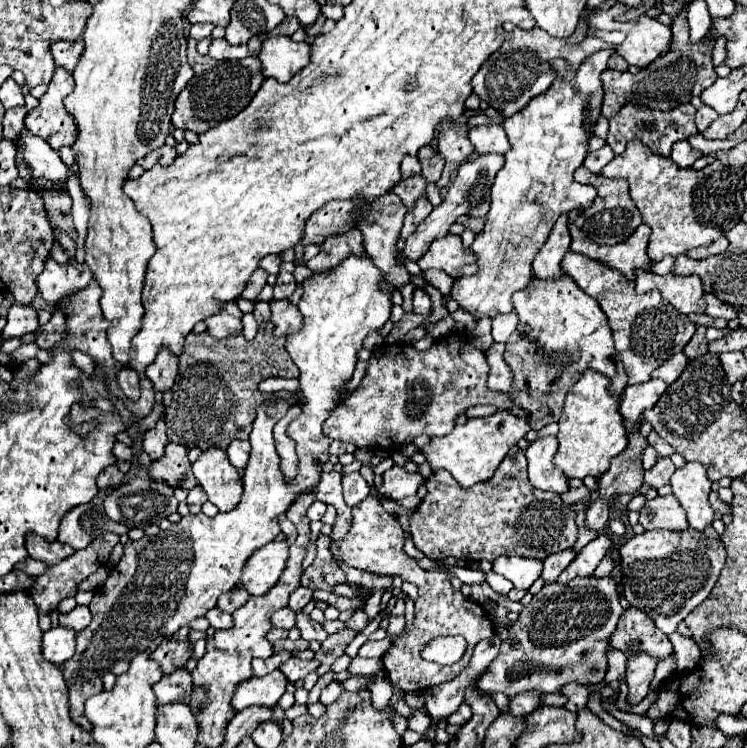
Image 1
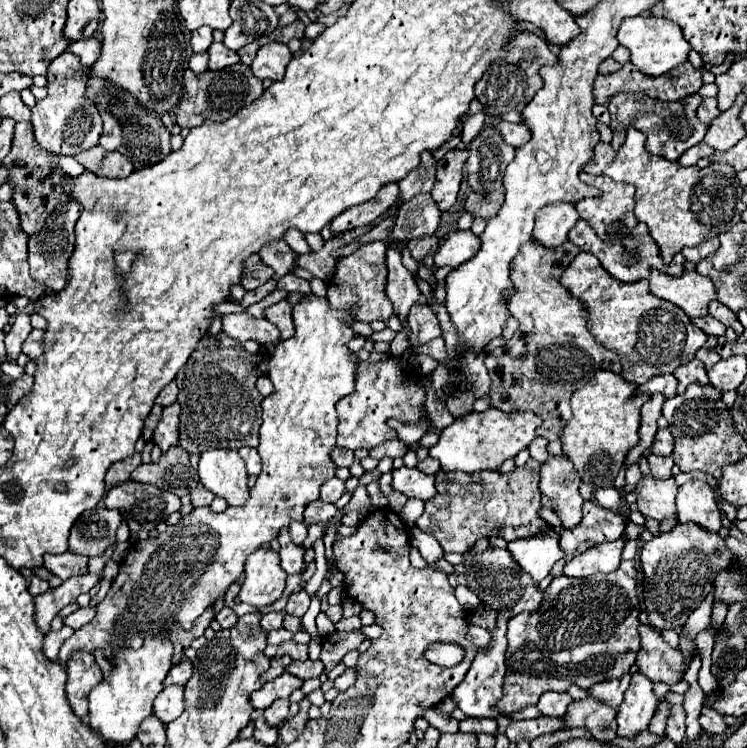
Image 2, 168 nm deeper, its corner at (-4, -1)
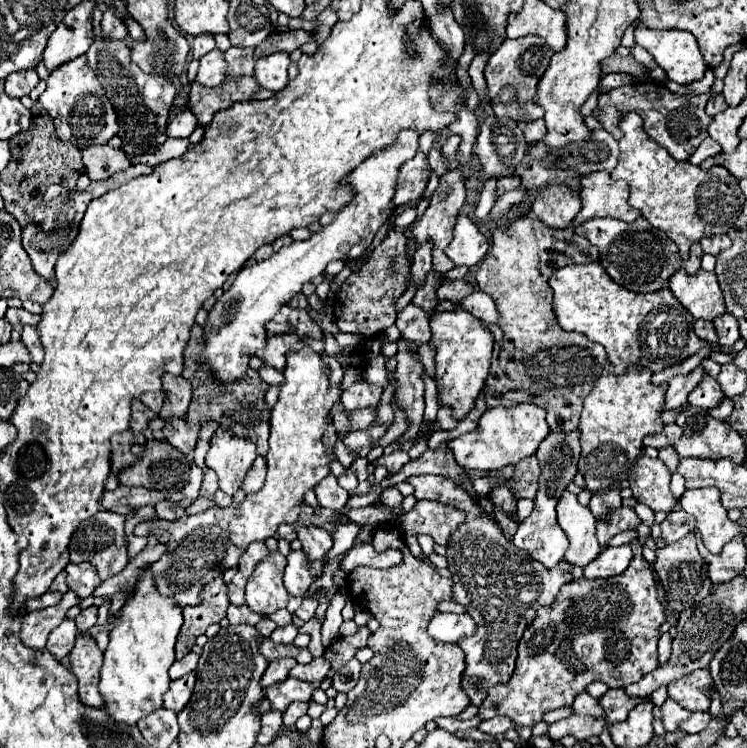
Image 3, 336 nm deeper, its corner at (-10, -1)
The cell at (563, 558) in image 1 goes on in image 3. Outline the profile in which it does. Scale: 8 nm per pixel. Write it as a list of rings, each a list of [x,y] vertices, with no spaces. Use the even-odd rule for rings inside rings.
[[[608,491],[608,493],[594,493],[592,499],[590,499],[590,511],[594,513],[594,517],[598,521],[602,521],[608,511],[614,511],[622,505],[622,499],[620,499],[620,493],[618,491]]]

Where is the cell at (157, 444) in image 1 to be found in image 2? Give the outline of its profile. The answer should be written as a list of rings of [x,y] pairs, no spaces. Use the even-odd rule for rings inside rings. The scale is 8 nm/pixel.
[[[172,403],[164,407],[162,419],[154,429],[154,441],[160,445],[162,451],[170,449],[172,445],[178,445],[178,427],[180,427],[180,403]]]

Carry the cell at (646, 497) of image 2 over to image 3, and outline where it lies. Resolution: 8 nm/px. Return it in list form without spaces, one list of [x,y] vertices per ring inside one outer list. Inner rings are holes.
[[[638,457],[628,477],[634,499],[648,505],[652,511],[672,511],[678,499],[670,491],[670,471],[660,459]]]

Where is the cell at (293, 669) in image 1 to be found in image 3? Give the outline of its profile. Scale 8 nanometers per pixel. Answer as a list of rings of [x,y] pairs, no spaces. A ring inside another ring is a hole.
[[[318,657],[318,659],[312,659],[312,663],[308,665],[296,665],[290,669],[290,675],[296,677],[296,679],[302,679],[302,681],[322,681],[326,677],[330,669],[330,663],[326,663],[324,657]]]

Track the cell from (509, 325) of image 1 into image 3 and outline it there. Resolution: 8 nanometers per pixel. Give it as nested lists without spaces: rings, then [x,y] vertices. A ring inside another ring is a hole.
[[[474,291],[472,295],[464,297],[462,303],[464,303],[464,309],[468,309],[470,313],[474,313],[476,317],[486,319],[492,325],[498,325],[500,323],[500,311],[496,307],[496,301],[488,293]]]

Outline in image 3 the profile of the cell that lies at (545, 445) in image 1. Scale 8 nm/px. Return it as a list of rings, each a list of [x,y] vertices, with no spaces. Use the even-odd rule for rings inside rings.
[[[562,491],[558,499],[558,525],[570,539],[570,547],[566,551],[566,561],[586,567],[600,551],[600,543],[596,539],[596,519],[592,511],[578,503],[578,495],[572,491]]]

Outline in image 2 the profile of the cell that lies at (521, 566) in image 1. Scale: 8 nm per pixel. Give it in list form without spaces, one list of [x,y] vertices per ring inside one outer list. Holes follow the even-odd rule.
[[[550,529],[546,533],[510,541],[508,551],[516,559],[516,563],[520,563],[520,567],[524,567],[524,571],[528,571],[532,579],[540,583],[550,573],[554,563],[564,557],[558,539],[560,535],[554,529]]]

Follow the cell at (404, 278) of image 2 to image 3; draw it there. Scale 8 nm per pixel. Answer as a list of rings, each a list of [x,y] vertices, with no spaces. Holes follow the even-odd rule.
[[[408,303],[402,311],[398,311],[398,317],[396,317],[396,327],[400,329],[402,337],[414,341],[416,345],[430,341],[428,323],[430,323],[430,315],[422,307],[416,307],[414,303]]]

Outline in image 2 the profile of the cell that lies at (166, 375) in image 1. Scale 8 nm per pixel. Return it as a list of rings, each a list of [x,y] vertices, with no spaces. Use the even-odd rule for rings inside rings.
[[[172,381],[172,383],[170,383],[168,387],[164,387],[164,391],[158,395],[156,405],[166,407],[166,405],[170,405],[170,403],[174,403],[174,401],[176,401],[176,395],[178,395],[178,387],[176,387],[176,383]]]

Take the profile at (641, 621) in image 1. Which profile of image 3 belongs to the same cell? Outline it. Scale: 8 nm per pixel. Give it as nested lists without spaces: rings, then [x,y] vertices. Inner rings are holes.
[[[692,671],[668,685],[668,697],[690,711],[708,711],[708,687],[712,685],[710,671]]]

